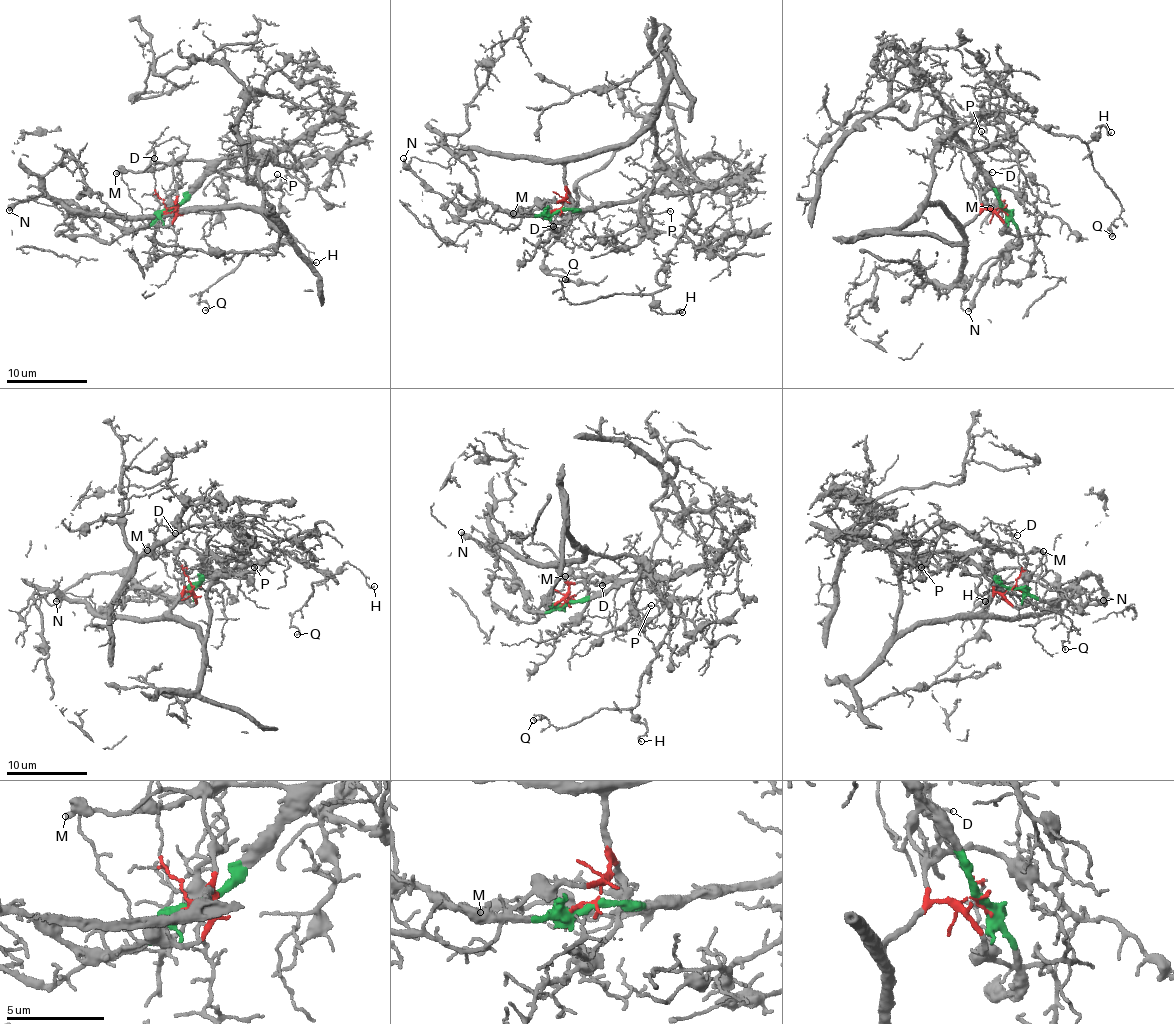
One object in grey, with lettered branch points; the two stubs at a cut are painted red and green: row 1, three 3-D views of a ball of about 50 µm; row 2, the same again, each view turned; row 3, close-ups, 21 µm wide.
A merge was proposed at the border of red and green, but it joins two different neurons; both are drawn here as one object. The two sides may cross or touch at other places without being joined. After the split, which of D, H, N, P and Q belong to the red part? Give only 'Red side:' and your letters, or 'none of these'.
Red side: D, H, P, Q

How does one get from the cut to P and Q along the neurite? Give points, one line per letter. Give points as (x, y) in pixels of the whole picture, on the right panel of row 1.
P: (1002, 210), (982, 210), (961, 226), (943, 201), (929, 200), (935, 149), (946, 143), (983, 148), (981, 130)
Q: (1002, 210), (961, 226), (929, 200), (942, 141), (995, 110), (1080, 139), (1121, 204), (1112, 236)

